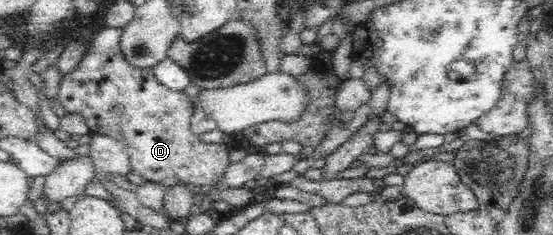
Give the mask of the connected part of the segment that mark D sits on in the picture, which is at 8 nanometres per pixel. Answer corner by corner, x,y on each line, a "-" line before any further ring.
101,28
89,48
87,48
77,68
61,78
57,98
66,114
79,112
83,115
90,133
105,134
124,146
128,153
130,172
143,176
147,181
157,181
165,187
175,183
214,185
223,176
229,160
228,146
225,143
205,144
190,129
190,118
195,106
181,91
170,90
155,79
149,68
133,67
121,53
121,28

